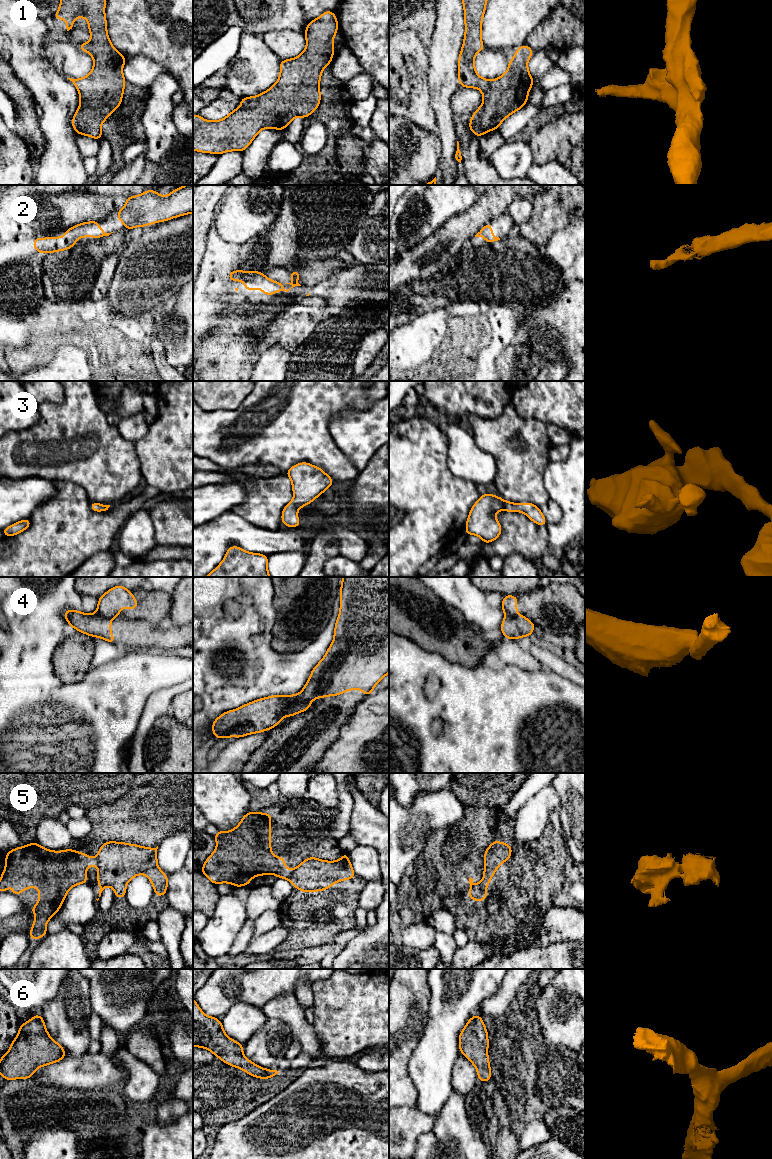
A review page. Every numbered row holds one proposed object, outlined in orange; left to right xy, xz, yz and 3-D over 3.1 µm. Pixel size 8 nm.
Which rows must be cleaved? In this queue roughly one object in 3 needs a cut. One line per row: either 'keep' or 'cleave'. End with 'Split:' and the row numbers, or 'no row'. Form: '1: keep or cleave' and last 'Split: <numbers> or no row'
1: keep
2: keep
3: keep
4: cleave
5: cleave
6: keep
Split: 4, 5

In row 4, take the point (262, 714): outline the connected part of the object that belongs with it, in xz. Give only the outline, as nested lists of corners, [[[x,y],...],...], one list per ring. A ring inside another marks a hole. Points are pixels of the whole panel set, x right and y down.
[[[299,694],[273,695],[224,712],[212,722],[213,737],[241,738],[270,730],[282,722],[284,715],[291,717],[311,708],[310,703],[299,703],[298,699]]]

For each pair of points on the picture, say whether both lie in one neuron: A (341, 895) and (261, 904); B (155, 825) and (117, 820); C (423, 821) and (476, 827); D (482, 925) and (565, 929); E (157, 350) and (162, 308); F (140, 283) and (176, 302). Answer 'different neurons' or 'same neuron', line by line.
A: different neurons
B: same neuron
C: different neurons
D: different neurons
E: different neurons
F: different neurons

